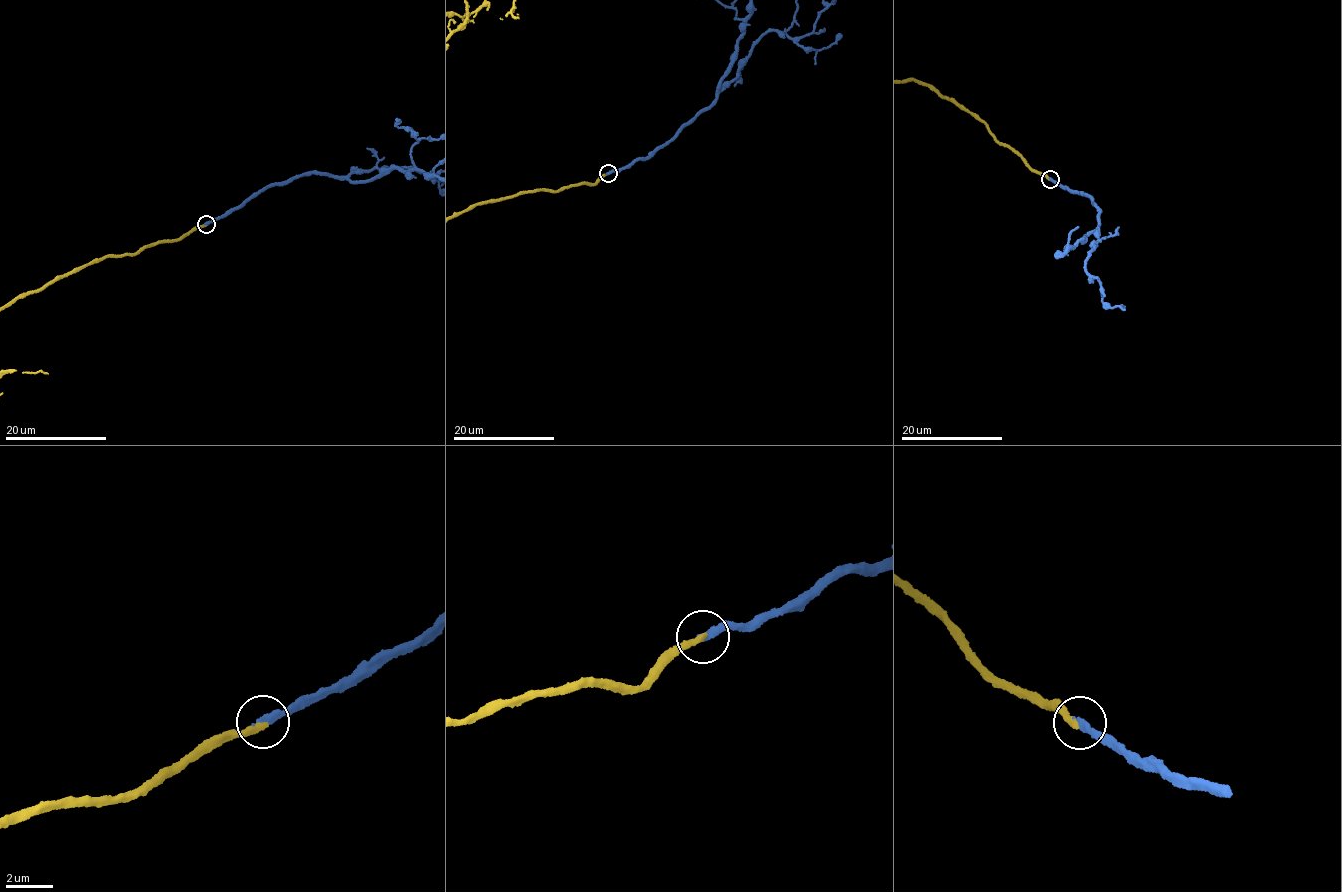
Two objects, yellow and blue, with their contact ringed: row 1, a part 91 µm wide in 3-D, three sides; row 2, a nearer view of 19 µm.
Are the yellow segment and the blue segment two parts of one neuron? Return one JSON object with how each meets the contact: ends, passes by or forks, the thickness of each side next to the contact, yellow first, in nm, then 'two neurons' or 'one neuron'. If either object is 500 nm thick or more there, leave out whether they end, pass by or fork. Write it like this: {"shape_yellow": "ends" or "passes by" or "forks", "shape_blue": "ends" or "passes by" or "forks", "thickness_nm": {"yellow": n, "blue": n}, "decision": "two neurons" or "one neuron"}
{"shape_yellow": "ends", "shape_blue": "ends", "thickness_nm": {"yellow": 300, "blue": 320}, "decision": "one neuron"}

